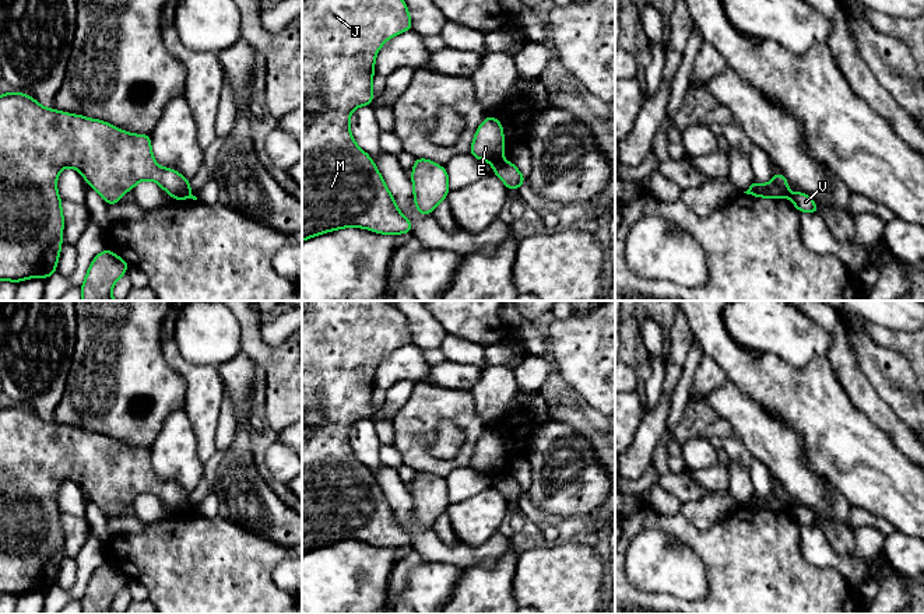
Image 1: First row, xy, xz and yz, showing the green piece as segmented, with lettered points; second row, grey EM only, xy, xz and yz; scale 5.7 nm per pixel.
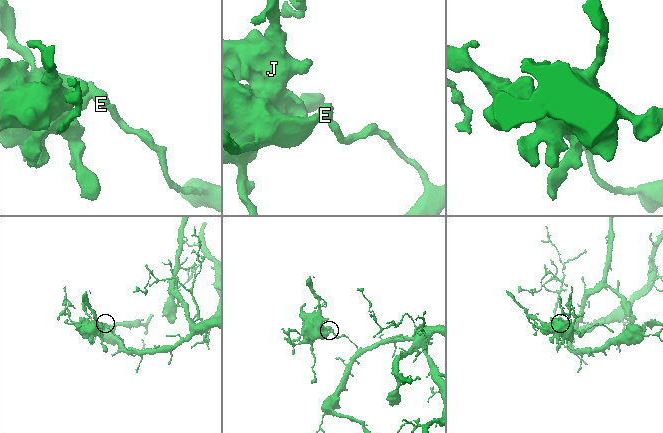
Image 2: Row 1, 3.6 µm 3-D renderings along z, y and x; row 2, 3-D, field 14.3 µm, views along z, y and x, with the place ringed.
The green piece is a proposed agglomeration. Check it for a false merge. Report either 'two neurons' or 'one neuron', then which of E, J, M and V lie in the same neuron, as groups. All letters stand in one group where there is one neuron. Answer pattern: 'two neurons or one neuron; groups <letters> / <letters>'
two neurons; groups E J M / V

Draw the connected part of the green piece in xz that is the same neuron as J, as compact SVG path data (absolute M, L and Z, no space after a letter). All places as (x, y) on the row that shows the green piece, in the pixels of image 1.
M302 0L302 242L352 227L383 235L412 231L412 222L397 208L372 157L356 145L349 130L352 110L373 102L377 50L387 39L411 29L404 0Z

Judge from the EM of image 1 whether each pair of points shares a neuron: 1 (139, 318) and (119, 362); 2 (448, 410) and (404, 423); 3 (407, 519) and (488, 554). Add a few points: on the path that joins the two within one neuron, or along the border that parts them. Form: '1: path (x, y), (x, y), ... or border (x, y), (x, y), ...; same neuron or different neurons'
1: path (127, 329), (119, 337), (119, 351); same neuron
2: path (436, 410), (424, 410), (415, 416); same neuron
3: path (425, 540), (439, 554), (467, 554); same neuron

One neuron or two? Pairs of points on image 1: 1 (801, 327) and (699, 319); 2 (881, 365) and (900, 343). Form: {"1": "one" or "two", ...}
{"1": "two", "2": "two"}

